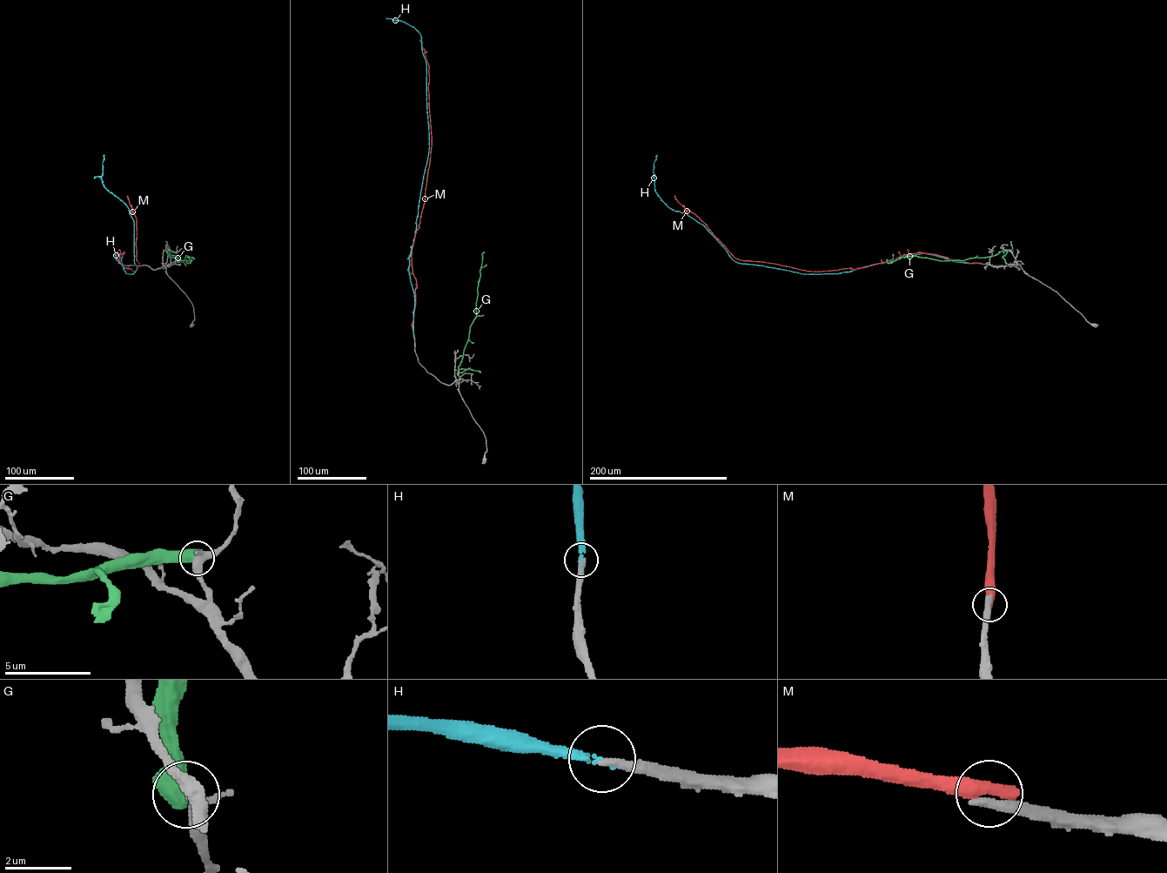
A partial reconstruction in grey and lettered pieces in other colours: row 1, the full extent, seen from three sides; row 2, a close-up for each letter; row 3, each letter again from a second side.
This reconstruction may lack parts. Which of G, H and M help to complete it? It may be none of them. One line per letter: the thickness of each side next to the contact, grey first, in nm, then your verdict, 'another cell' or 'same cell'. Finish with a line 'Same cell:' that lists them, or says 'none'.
G: calibres 360 and 650 nm; another cell
H: calibres 300 and 200 nm; same cell
M: calibres 400 and 500 nm; another cell
Same cell: H

